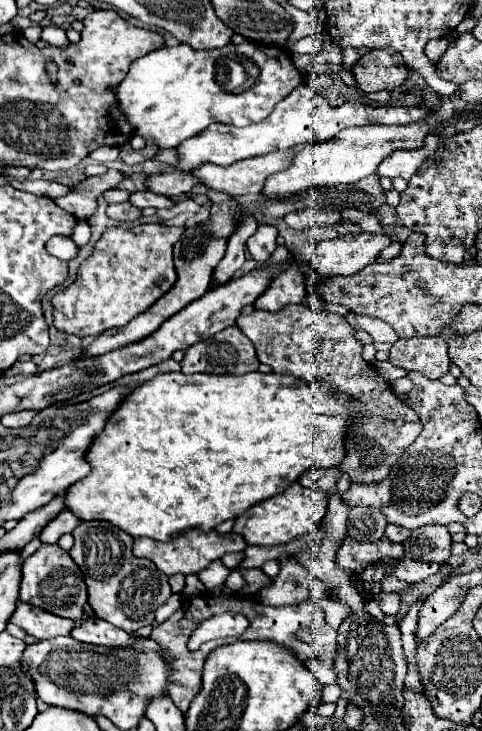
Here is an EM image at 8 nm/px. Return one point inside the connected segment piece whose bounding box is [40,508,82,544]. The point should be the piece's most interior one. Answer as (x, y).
(65, 521)

